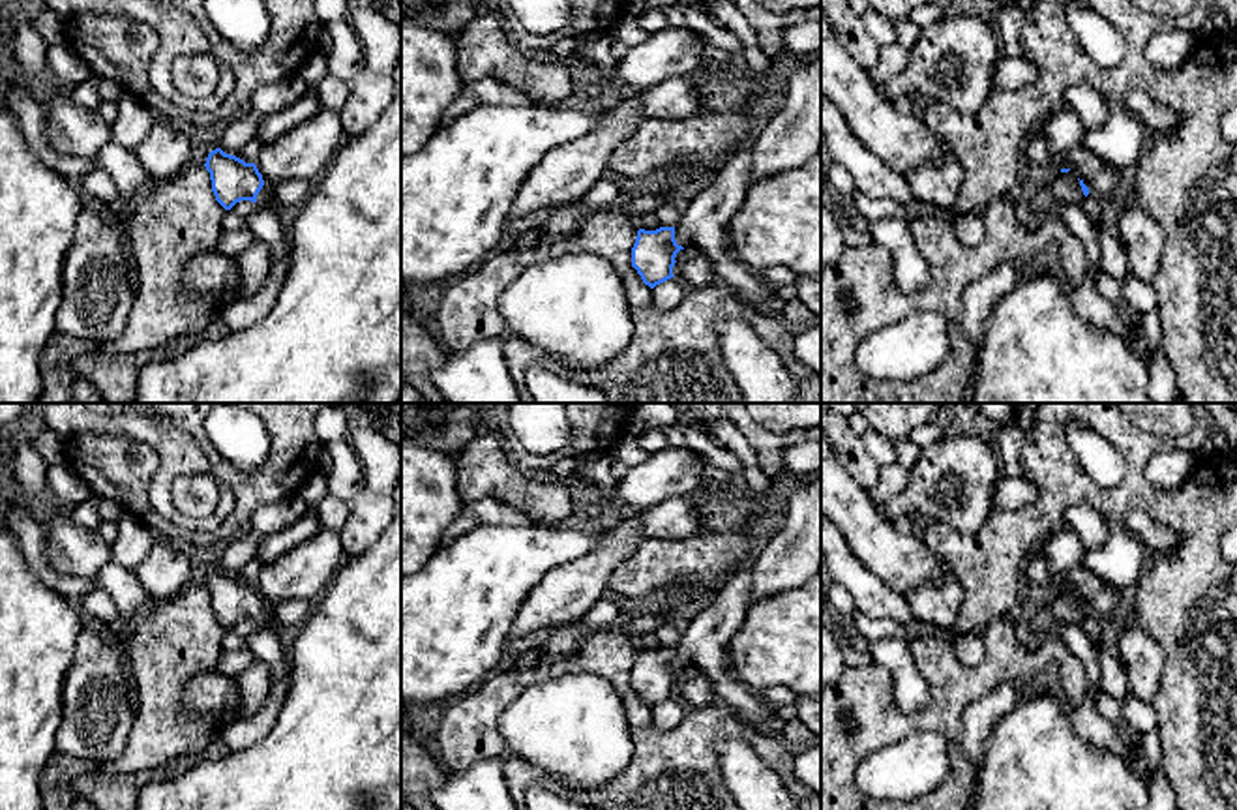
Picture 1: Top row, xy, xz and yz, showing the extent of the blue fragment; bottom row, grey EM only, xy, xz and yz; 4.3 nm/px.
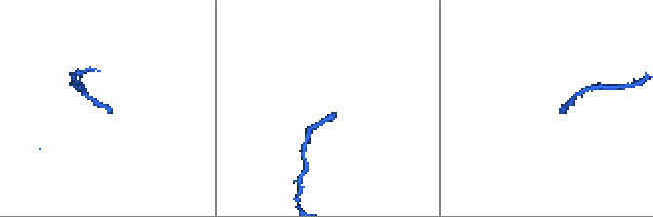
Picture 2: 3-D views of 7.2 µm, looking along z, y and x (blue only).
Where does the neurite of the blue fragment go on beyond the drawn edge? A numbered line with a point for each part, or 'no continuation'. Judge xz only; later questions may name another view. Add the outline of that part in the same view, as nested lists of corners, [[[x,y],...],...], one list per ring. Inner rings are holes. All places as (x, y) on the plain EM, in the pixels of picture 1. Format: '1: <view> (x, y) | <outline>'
1: xz (703, 645) | [[[740,566],[714,591],[708,604],[688,622],[675,645],[675,660],[686,669],[703,671],[722,701],[737,718],[763,733],[774,735],[780,718],[759,694],[752,692],[729,669],[727,645],[742,626],[752,596],[752,570]]]

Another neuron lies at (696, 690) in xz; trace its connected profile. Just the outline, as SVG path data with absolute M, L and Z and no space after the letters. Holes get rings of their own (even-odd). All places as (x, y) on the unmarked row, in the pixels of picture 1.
M692 668L678 679L678 699L688 711L703 709L718 701L710 679Z

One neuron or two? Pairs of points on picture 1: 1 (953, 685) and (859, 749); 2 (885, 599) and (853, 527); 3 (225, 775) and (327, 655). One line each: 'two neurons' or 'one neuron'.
1: one neuron
2: two neurons
3: one neuron

